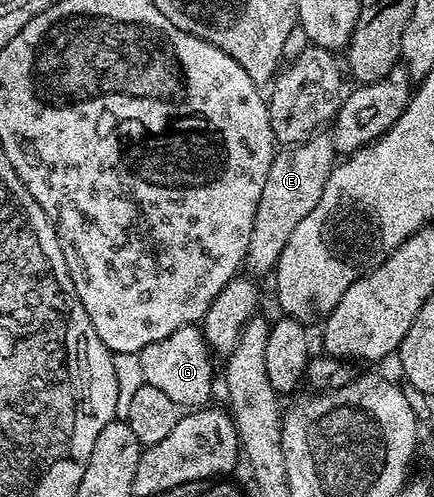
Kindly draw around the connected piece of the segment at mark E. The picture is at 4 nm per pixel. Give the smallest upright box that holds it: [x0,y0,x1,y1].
[244,134,335,278]

